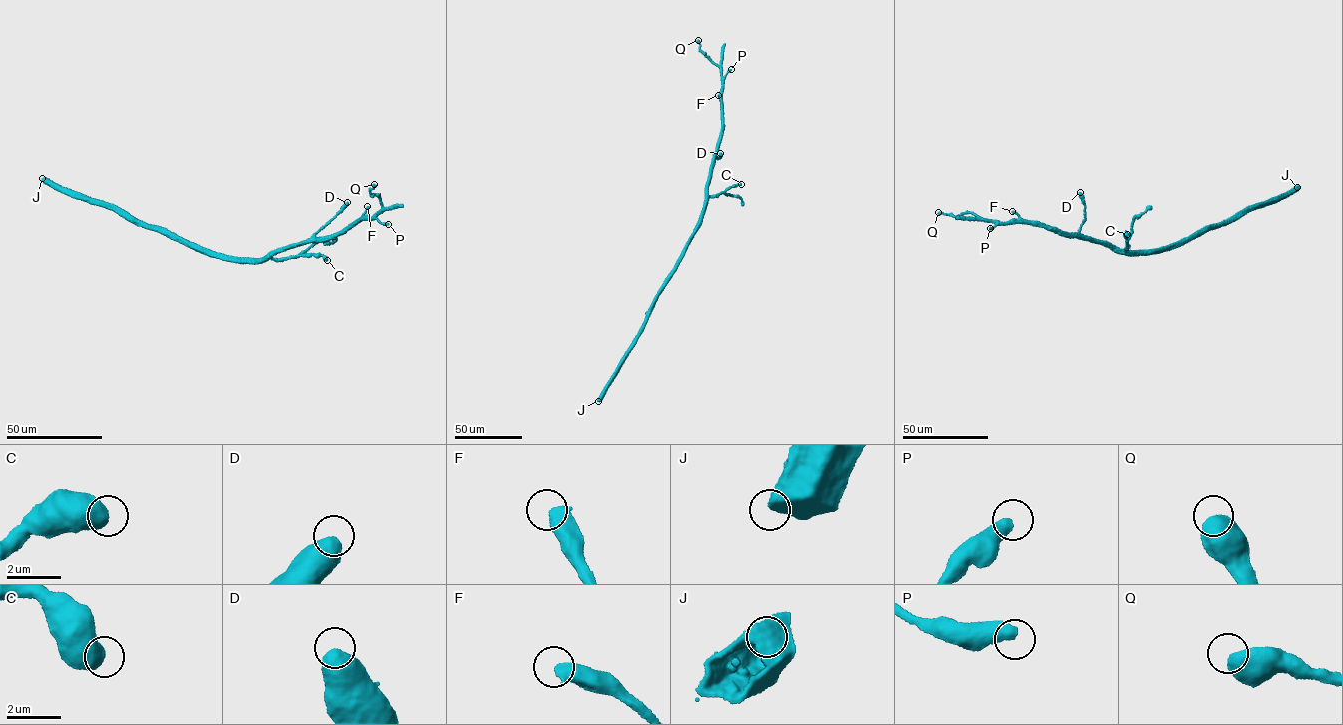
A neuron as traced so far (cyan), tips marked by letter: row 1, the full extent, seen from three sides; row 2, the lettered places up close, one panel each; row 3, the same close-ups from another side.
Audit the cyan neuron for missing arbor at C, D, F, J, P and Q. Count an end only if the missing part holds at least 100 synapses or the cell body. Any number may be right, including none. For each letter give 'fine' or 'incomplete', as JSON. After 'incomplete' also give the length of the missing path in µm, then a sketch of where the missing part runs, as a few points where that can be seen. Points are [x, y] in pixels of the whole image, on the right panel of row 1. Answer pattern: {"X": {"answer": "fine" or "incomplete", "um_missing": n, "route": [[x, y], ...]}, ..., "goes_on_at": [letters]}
{"C": {"answer": "fine"}, "D": {"answer": "fine"}, "F": {"answer": "fine"}, "J": {"answer": "fine"}, "P": {"answer": "fine"}, "Q": {"answer": "fine"}, "goes_on_at": []}

